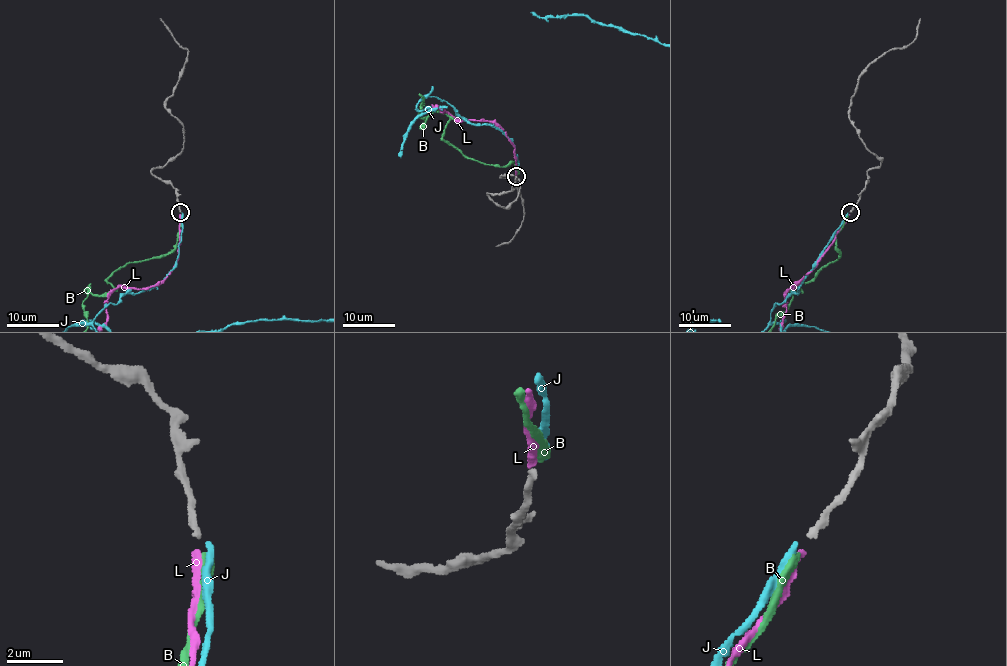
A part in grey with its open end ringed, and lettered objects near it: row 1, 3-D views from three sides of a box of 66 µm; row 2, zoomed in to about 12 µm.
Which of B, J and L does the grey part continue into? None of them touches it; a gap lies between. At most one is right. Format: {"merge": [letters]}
{"merge": ["L"]}

